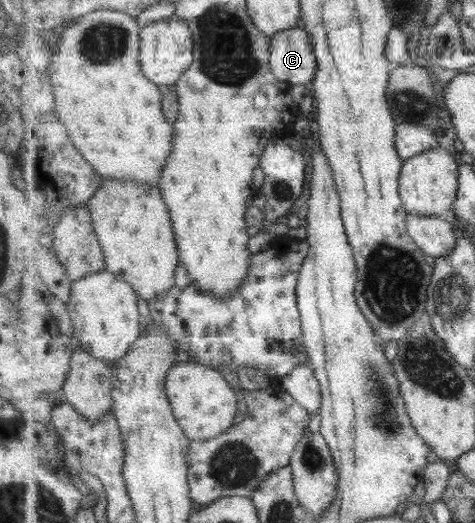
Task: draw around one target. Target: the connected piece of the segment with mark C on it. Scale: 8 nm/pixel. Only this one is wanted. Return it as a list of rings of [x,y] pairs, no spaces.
[[[302,26],[277,32],[271,40],[270,65],[277,79],[292,85],[312,83],[318,69],[313,38]]]

